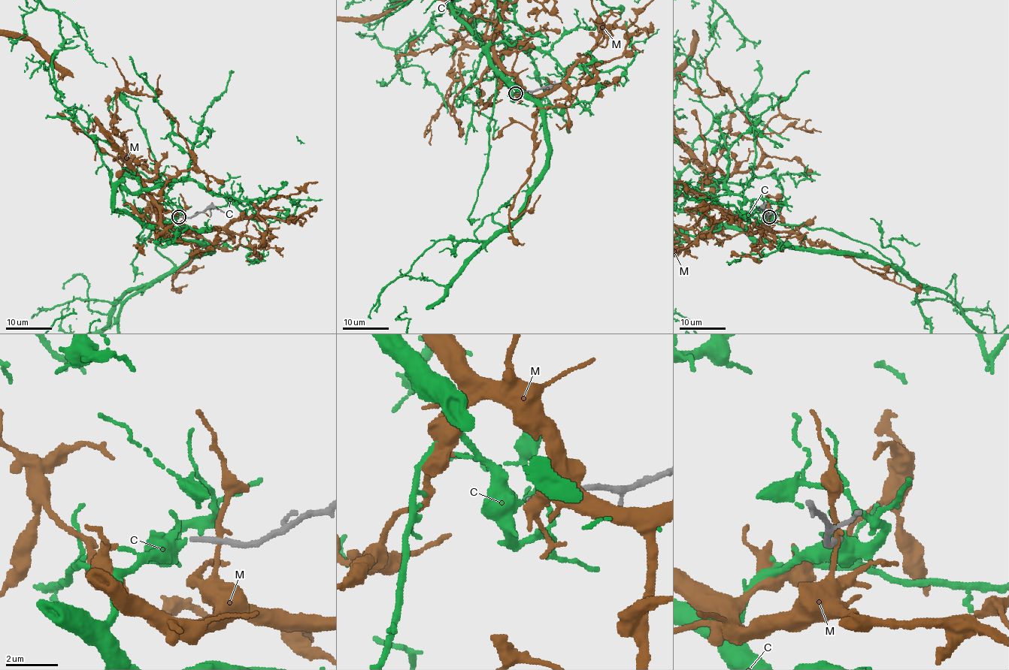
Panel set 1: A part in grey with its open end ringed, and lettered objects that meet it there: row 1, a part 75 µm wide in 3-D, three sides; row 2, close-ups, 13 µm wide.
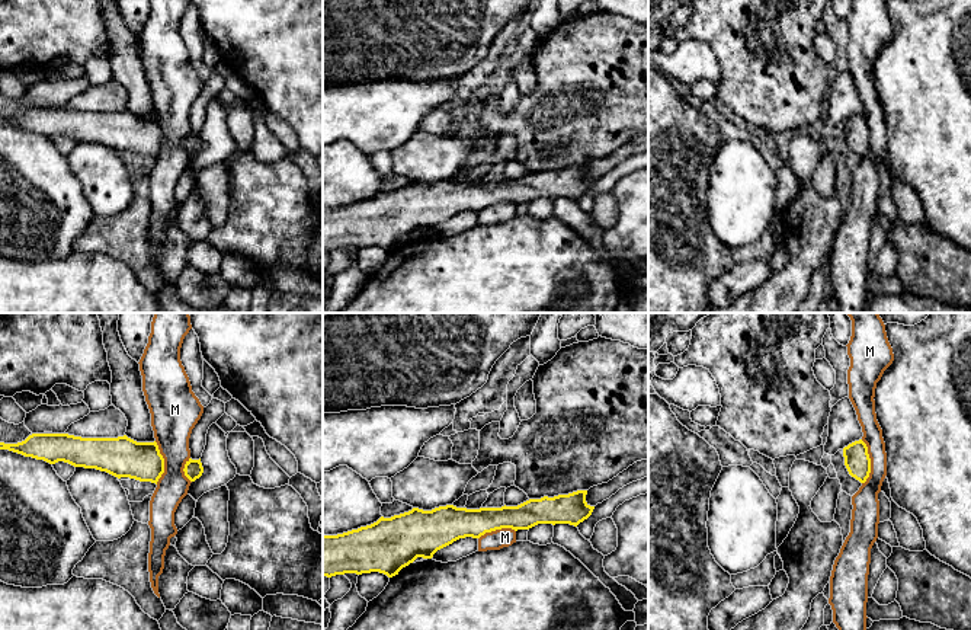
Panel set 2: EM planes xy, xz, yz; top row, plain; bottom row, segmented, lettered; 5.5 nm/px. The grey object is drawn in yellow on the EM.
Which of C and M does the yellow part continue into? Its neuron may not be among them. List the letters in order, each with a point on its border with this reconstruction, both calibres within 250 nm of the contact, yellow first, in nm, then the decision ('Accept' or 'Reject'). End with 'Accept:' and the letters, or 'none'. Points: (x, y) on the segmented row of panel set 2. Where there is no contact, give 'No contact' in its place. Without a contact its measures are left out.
C: No contact. Reject
M: Touches yellow at yz (869, 461). Thickness 140 nm (yellow) against 150 nm. Reject
Accept: none

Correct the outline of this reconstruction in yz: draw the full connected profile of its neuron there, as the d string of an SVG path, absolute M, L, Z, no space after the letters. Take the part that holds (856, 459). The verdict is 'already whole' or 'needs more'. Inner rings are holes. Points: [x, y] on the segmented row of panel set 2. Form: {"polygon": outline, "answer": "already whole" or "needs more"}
{"polygon": "M859 439L843 448L845 466L852 477L865 483L871 473L871 458L866 444Z", "answer": "already whole"}

